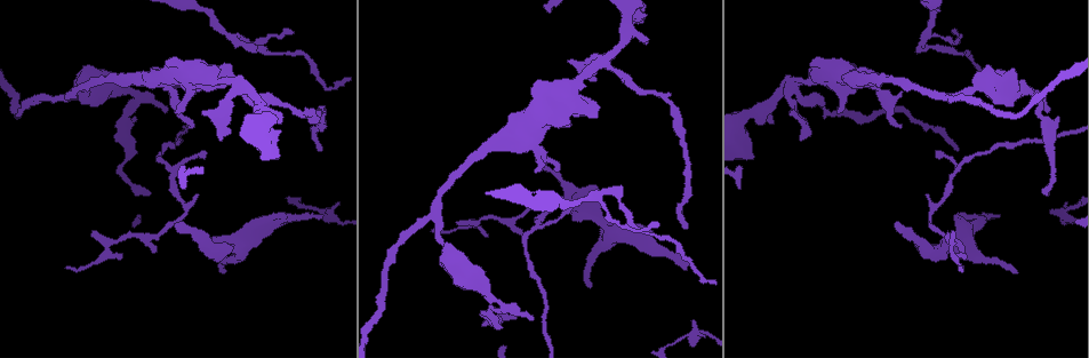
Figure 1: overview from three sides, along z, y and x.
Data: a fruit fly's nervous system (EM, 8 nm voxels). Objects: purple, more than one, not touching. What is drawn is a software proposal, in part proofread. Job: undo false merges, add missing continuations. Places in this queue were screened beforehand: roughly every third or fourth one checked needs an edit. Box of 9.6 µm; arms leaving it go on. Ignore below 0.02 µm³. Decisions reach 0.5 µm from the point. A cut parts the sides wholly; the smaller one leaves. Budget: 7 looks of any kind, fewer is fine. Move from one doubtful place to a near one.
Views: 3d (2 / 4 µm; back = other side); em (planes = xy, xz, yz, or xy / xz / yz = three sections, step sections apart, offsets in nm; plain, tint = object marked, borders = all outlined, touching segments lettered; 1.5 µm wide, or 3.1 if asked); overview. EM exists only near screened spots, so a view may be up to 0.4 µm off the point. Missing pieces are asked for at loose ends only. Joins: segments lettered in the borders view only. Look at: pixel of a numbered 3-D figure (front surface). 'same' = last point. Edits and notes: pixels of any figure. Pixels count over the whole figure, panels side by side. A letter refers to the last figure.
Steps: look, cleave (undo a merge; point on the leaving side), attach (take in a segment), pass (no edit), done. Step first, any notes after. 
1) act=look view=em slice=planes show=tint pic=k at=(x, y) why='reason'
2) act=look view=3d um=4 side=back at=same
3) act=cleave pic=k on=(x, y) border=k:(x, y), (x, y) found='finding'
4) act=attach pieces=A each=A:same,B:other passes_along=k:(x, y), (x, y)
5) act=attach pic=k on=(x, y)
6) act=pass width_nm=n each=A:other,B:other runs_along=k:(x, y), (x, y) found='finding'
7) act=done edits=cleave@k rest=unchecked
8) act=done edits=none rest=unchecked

act=look view=em slice=planes show=borders pic=1 at=(520, 233) why='thin end'

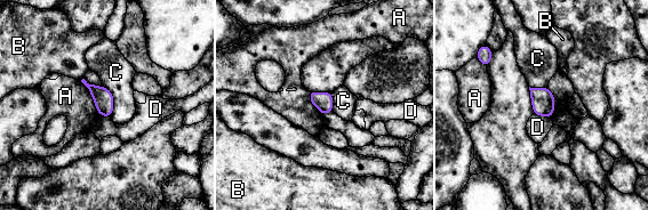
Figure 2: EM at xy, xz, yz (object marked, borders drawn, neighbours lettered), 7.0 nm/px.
act=pass width_nm=130 longest_contact=A:300nm each=A:other,B:other,C:other,D:other found='none of them fits'

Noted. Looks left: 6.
act=look view=3d um=4 pic=1 at=(222, 137) why='thin end'

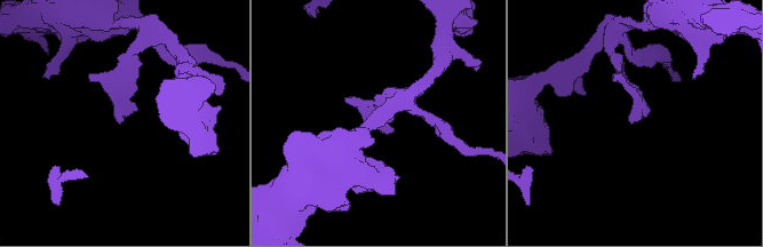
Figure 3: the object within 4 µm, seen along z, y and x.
act=look view=em slice=planes show=tint pic=3 at=(630, 122)

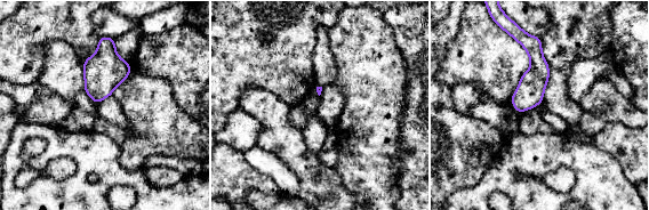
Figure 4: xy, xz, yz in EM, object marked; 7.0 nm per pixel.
act=look view=em slice=planes show=borders at=same why='see the neighbours'

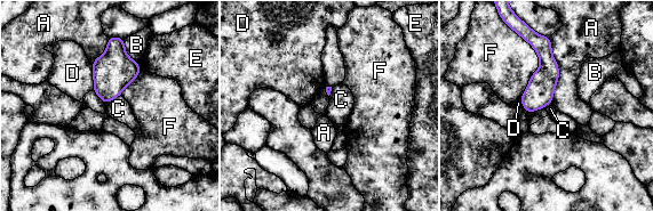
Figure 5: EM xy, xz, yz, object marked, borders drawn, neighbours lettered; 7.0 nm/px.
act=pass each=A:other,B:other,C:other,D:other,E:other,F:other border=5:(120, 95), (106, 104) found='none of them fits'

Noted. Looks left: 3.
act=look view=em slice=planes show=borders pic=1 at=(322, 218) why='tapers out'

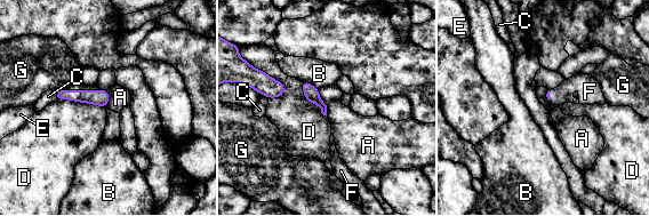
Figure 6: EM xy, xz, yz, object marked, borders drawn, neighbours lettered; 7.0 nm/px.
act=attach pieces=F each=A:other,B:other,C:other,D:other,E:other,F:same,G:other passes_along=6:(99, 97), (82, 90), (78, 87) found='the cell continues'

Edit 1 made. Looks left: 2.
act=done edits=attach@6 rest=unchecked

